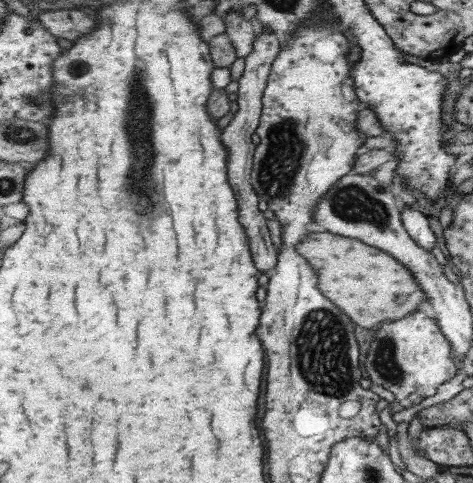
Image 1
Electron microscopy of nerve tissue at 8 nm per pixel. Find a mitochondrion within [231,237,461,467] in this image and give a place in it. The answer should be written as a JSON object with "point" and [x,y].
{"point":[322,351]}

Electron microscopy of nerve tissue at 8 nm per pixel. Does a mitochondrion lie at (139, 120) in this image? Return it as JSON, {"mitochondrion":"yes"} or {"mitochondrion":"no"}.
{"mitochondrion":"yes"}

